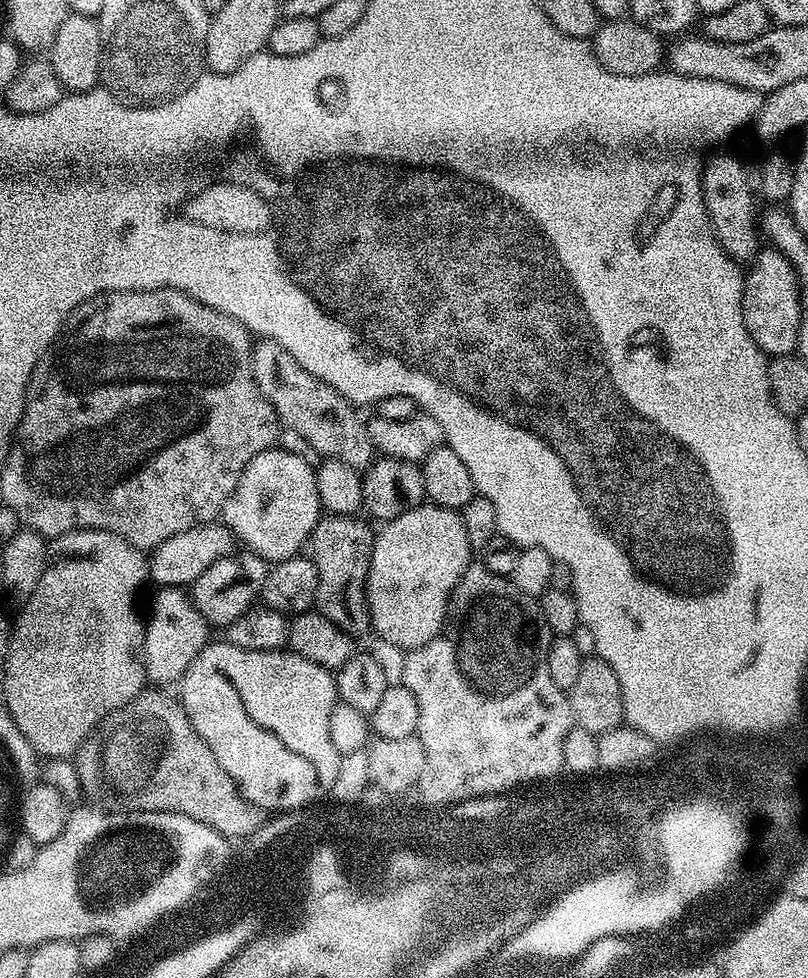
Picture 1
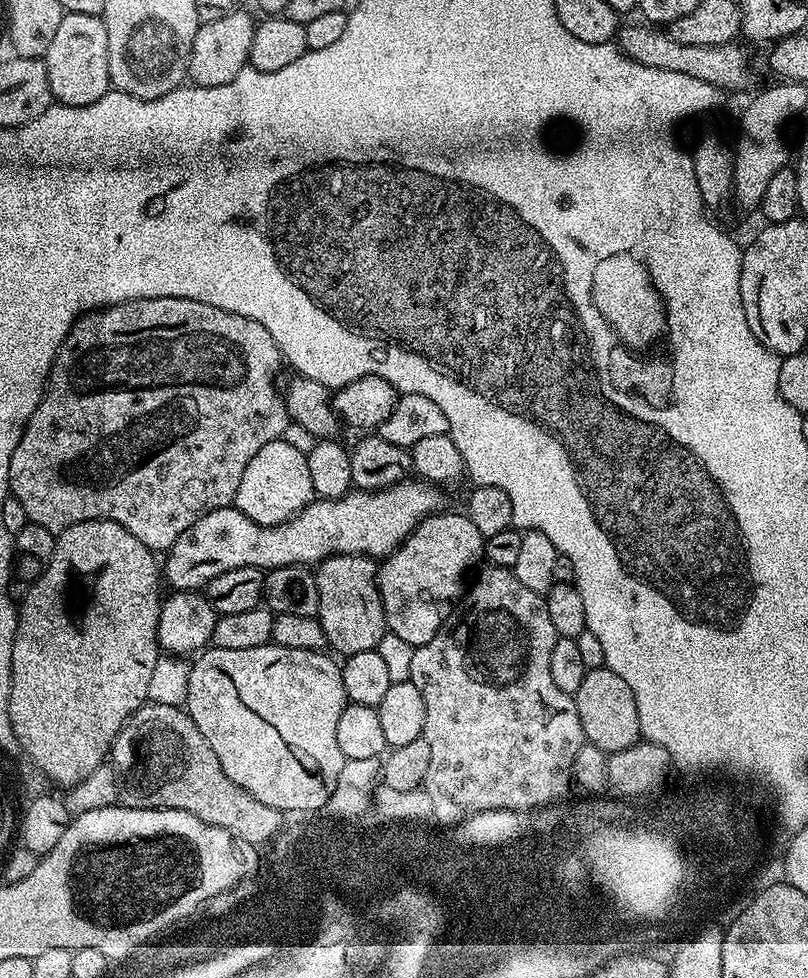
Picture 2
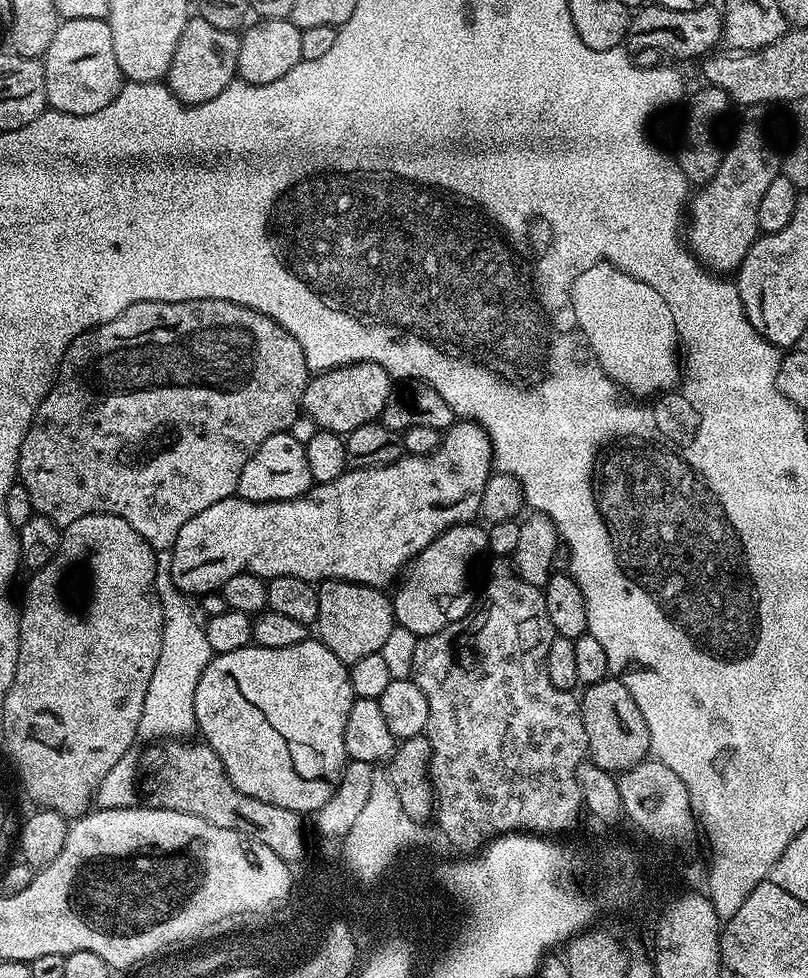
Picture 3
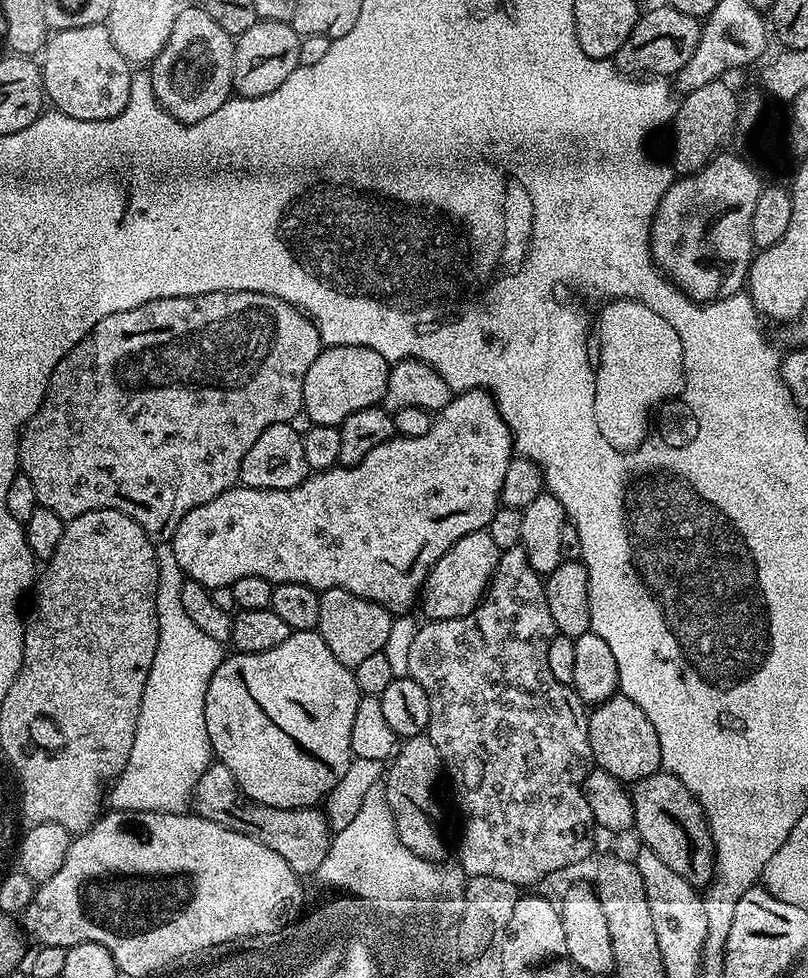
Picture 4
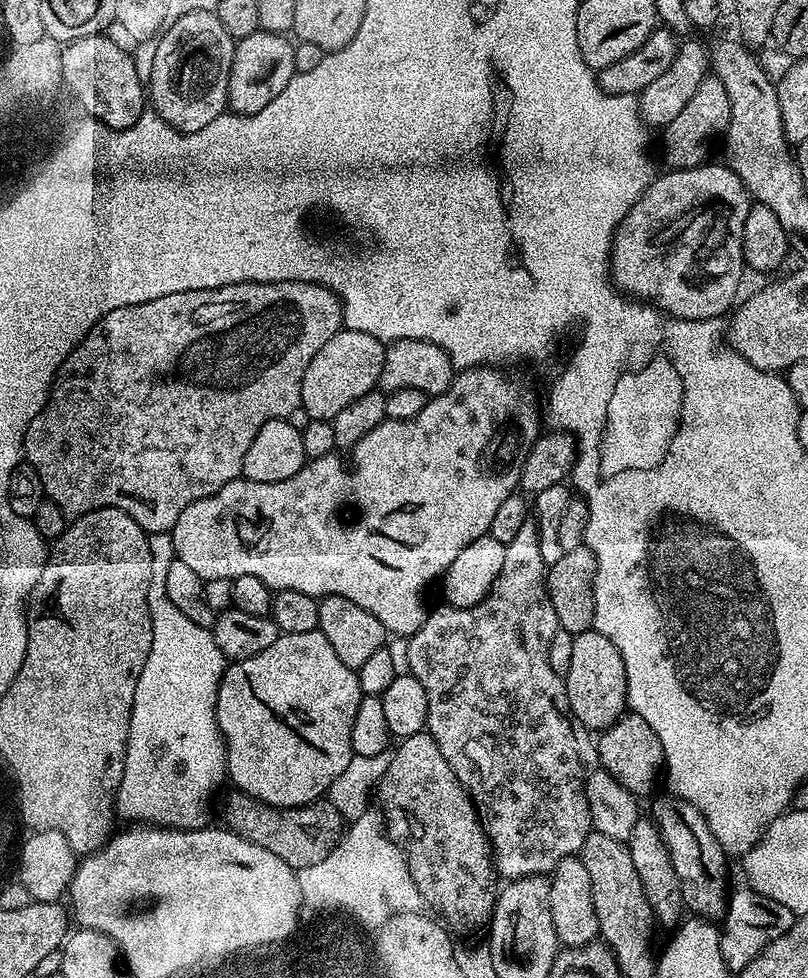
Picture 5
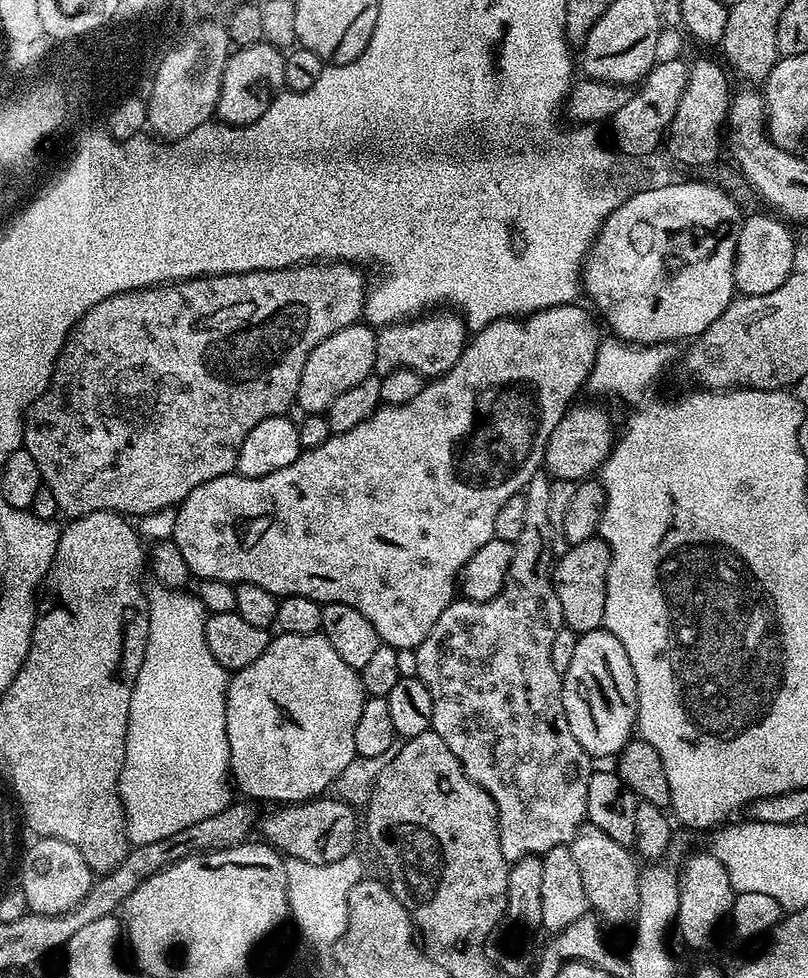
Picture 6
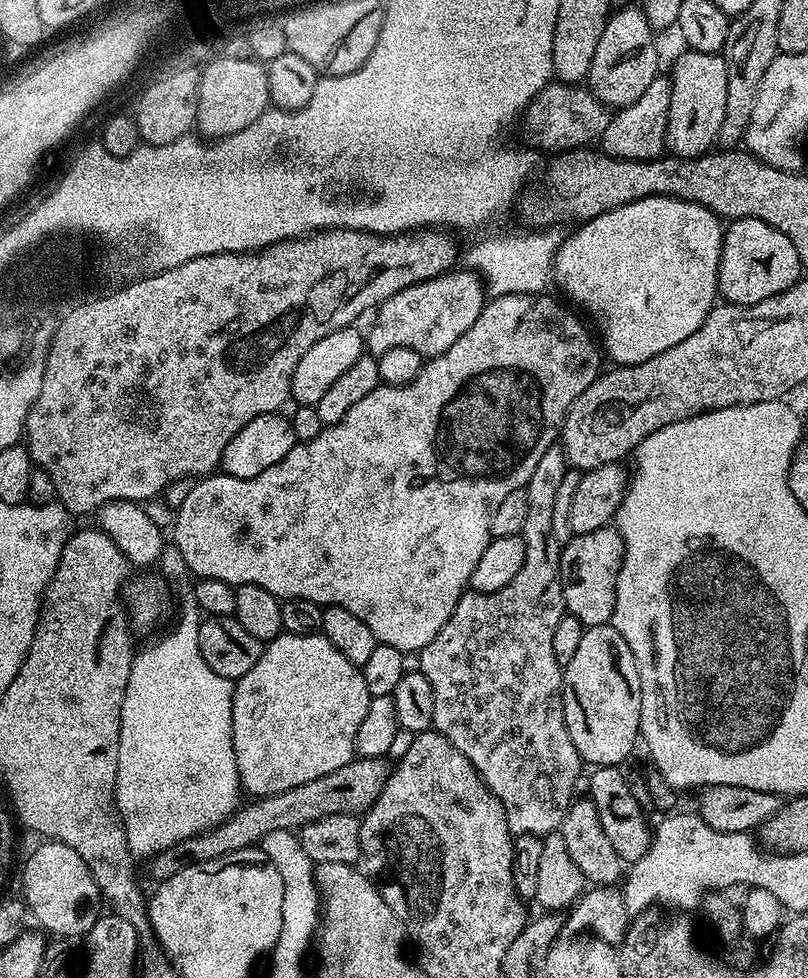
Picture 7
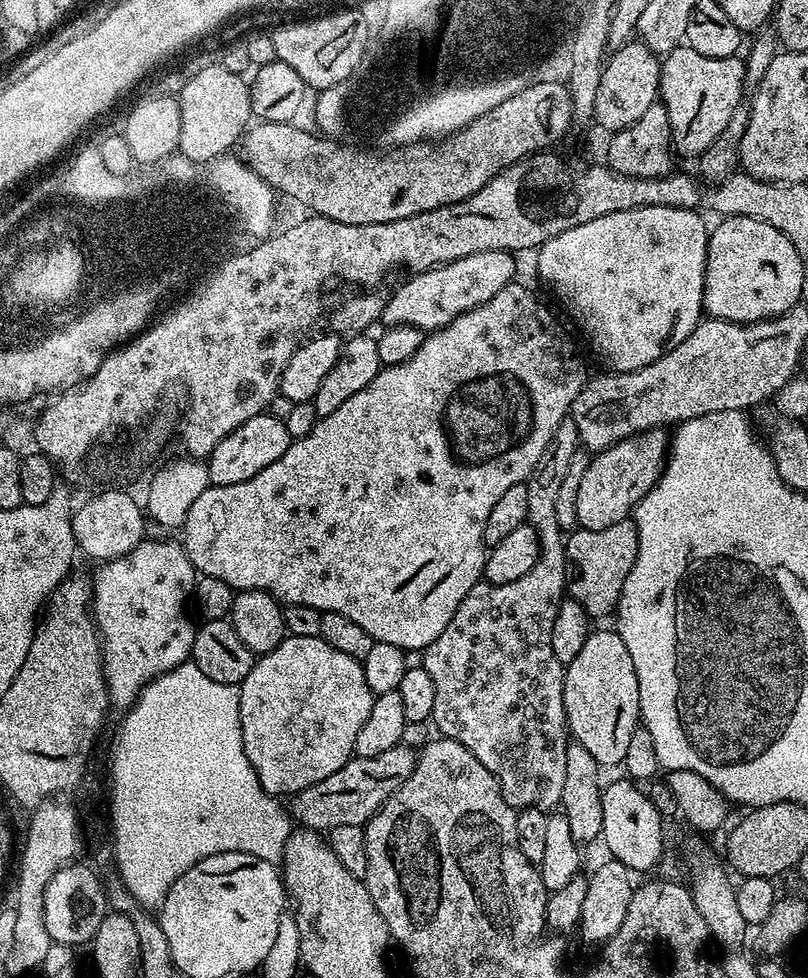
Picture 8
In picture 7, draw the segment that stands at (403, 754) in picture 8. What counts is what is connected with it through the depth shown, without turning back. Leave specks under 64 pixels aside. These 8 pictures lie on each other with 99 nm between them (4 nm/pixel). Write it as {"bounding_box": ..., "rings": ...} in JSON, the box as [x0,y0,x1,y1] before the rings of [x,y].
{"bounding_box":[147,758,388,882],"rings":[[[353,758],[346,766],[334,770],[334,774],[322,774],[322,778],[306,782],[306,786],[294,786],[294,790],[286,790],[277,796],[261,796],[255,802],[248,802],[252,804],[245,803],[217,828],[200,832],[197,836],[191,836],[166,850],[157,852],[147,861],[148,876],[152,882],[165,880],[191,864],[201,864],[243,848],[259,845],[260,841],[266,838],[266,834],[274,830],[299,830],[310,822],[318,822],[318,818],[326,818],[330,814],[359,817],[374,806],[378,794],[382,794],[382,790],[388,785],[388,762],[384,758]]]}

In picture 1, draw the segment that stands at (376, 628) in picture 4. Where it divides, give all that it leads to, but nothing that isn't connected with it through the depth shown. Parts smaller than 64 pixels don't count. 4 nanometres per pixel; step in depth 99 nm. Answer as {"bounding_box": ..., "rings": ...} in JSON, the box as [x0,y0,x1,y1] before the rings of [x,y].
{"bounding_box":[310,514,373,638],"rings":[[[331,514],[316,523],[310,537],[310,558],[318,570],[316,608],[353,638],[367,633],[372,626],[367,586],[373,539],[373,529],[368,529],[360,518]]]}

